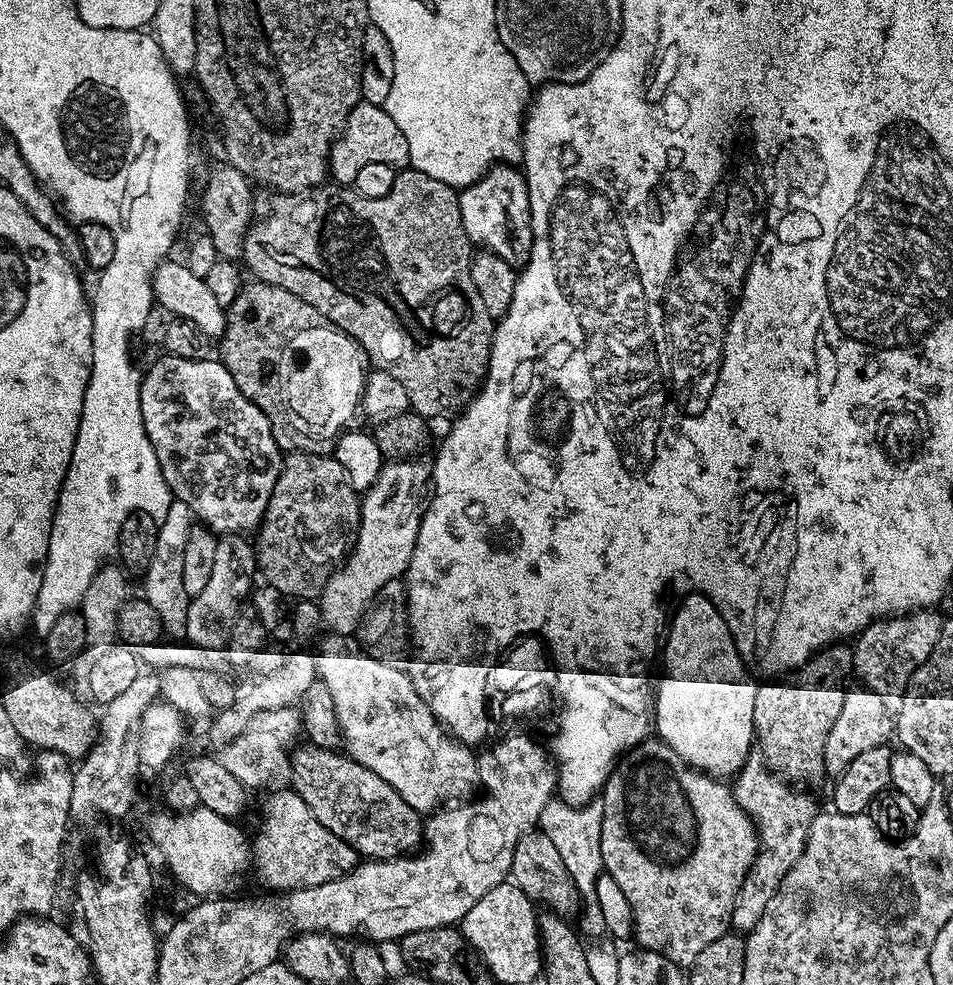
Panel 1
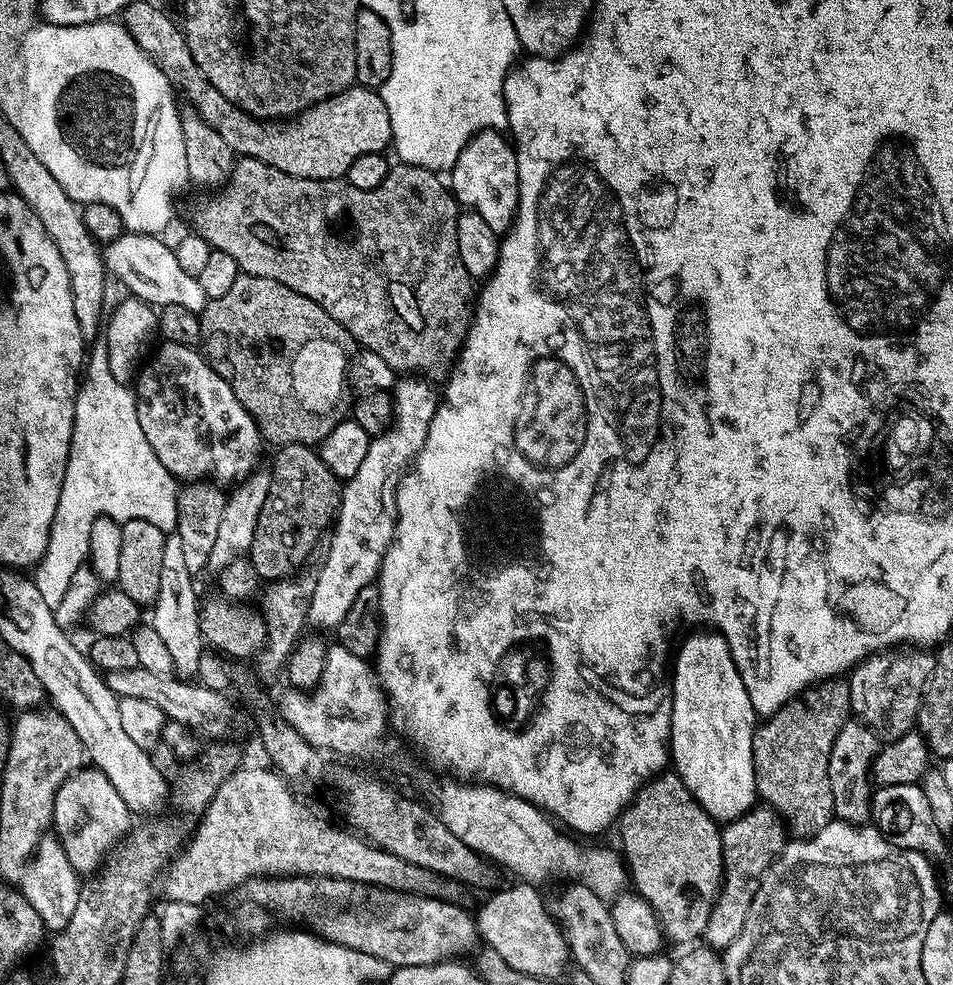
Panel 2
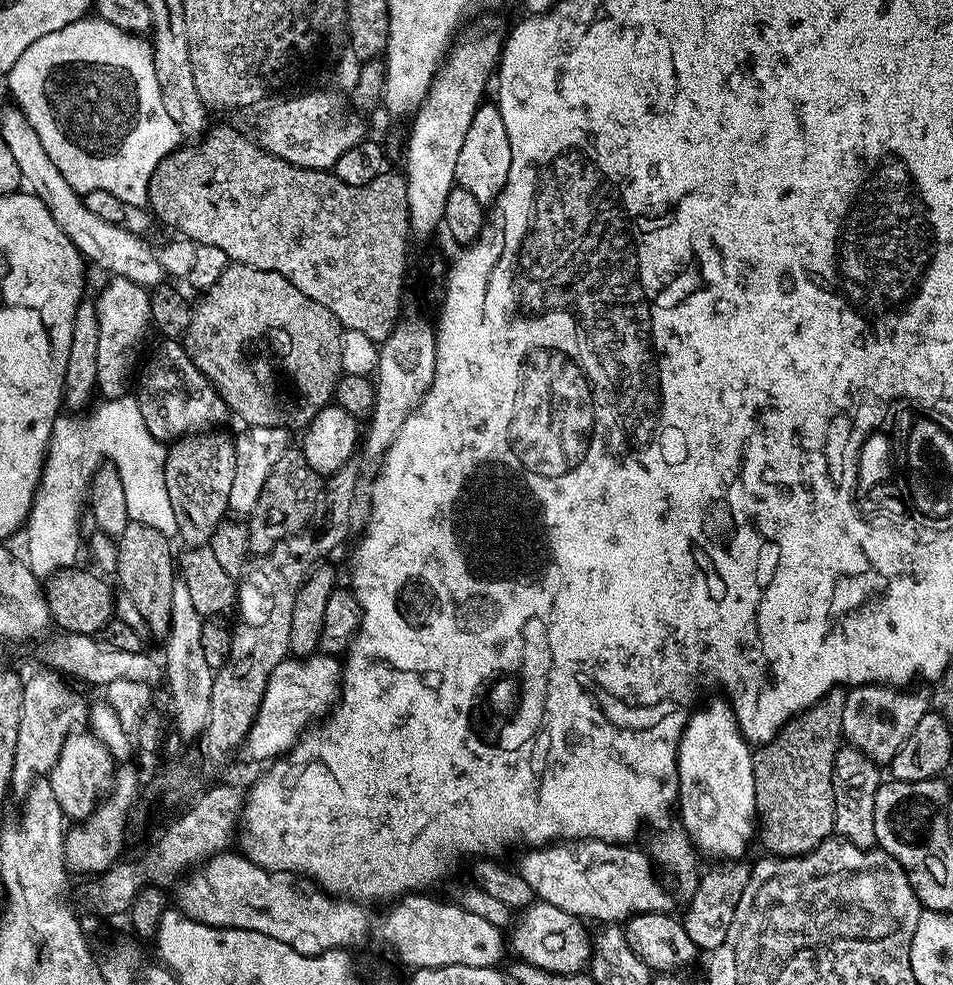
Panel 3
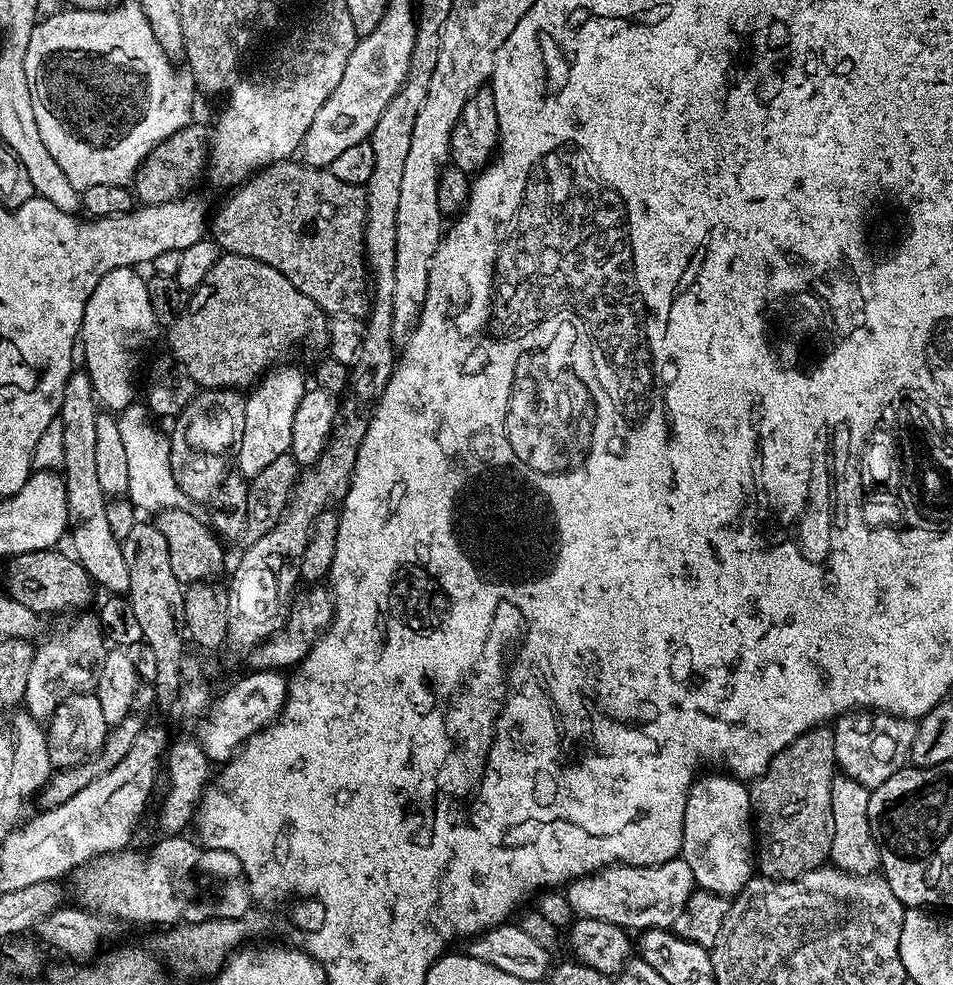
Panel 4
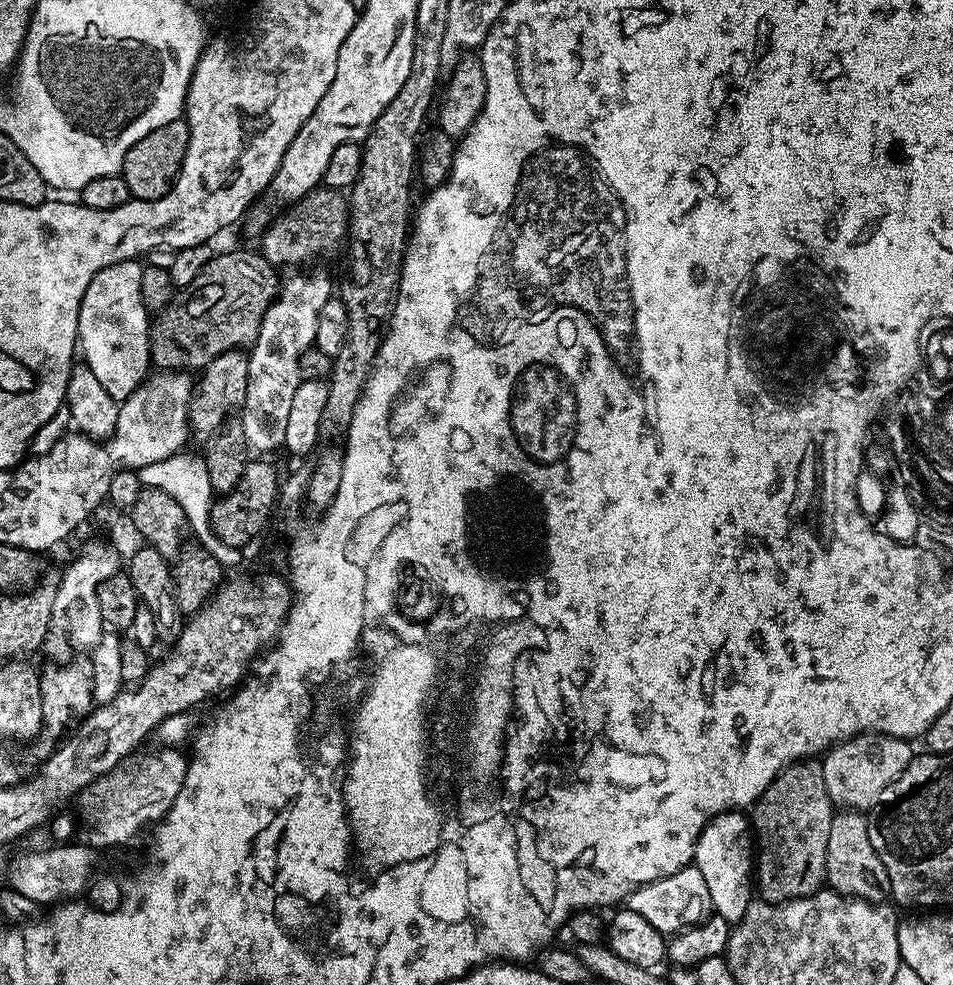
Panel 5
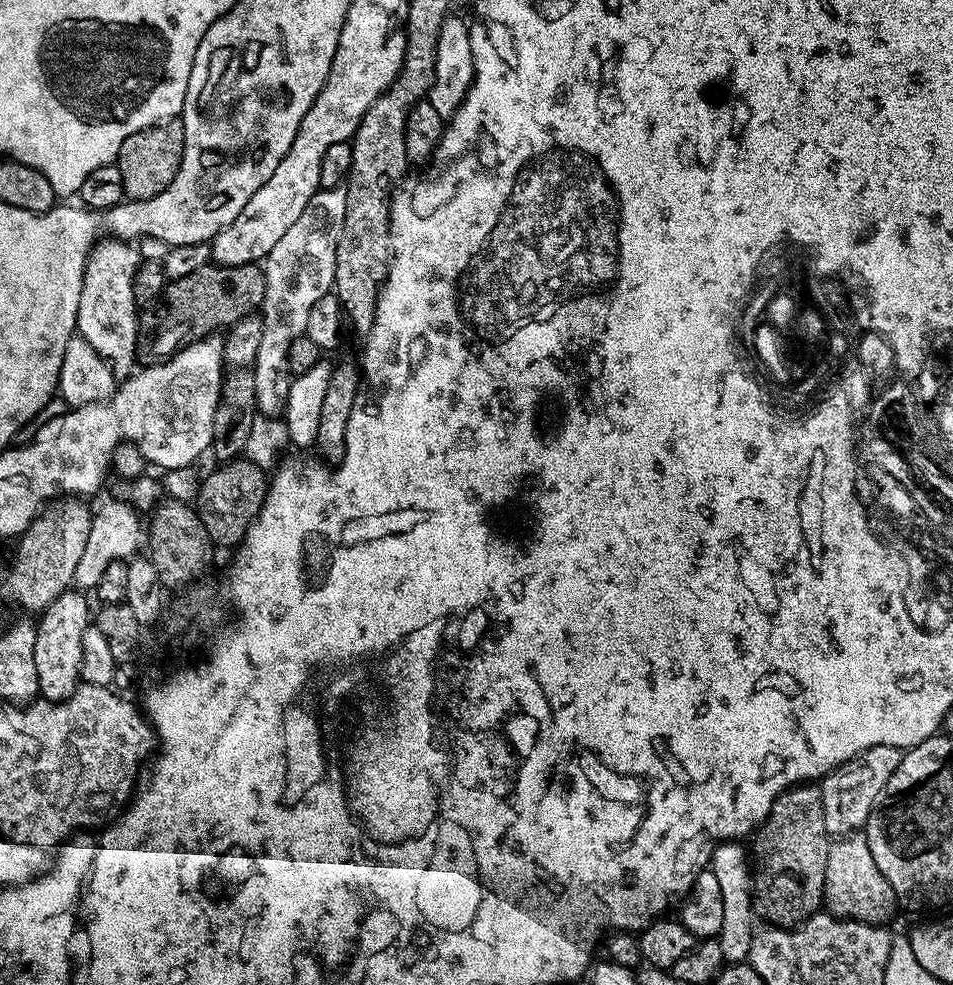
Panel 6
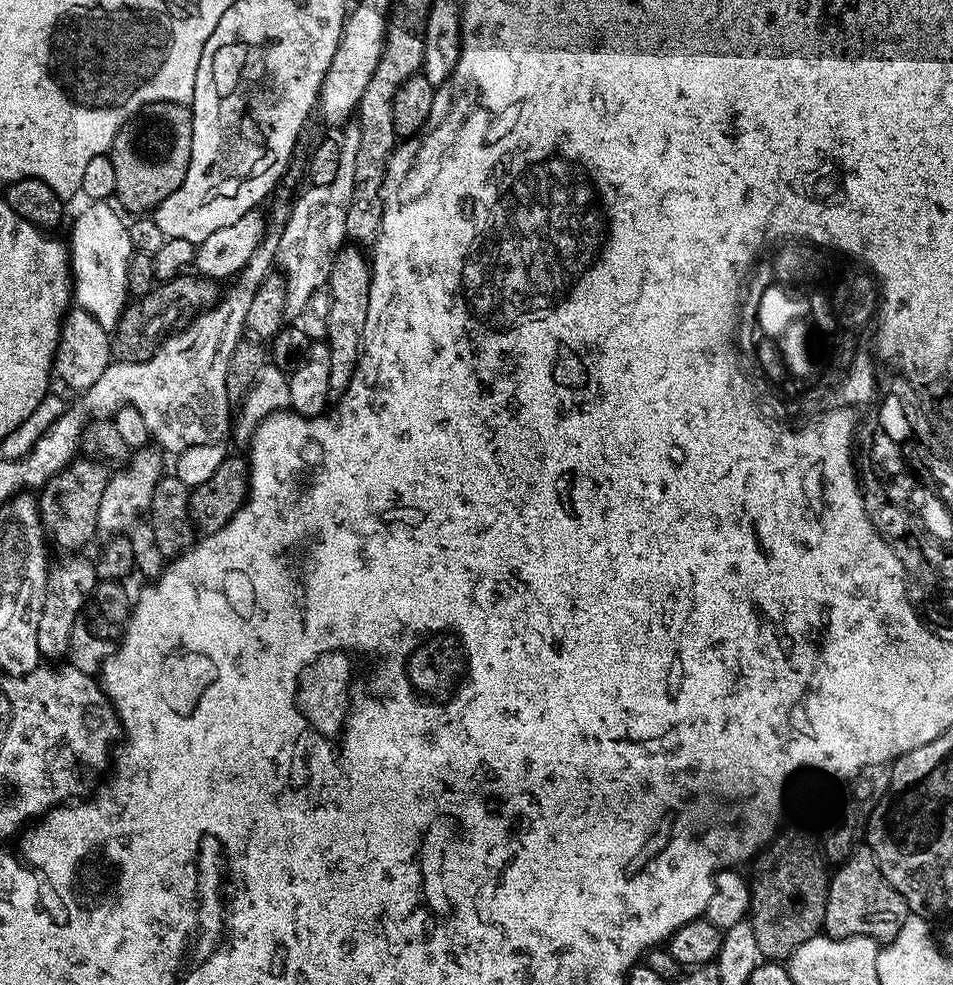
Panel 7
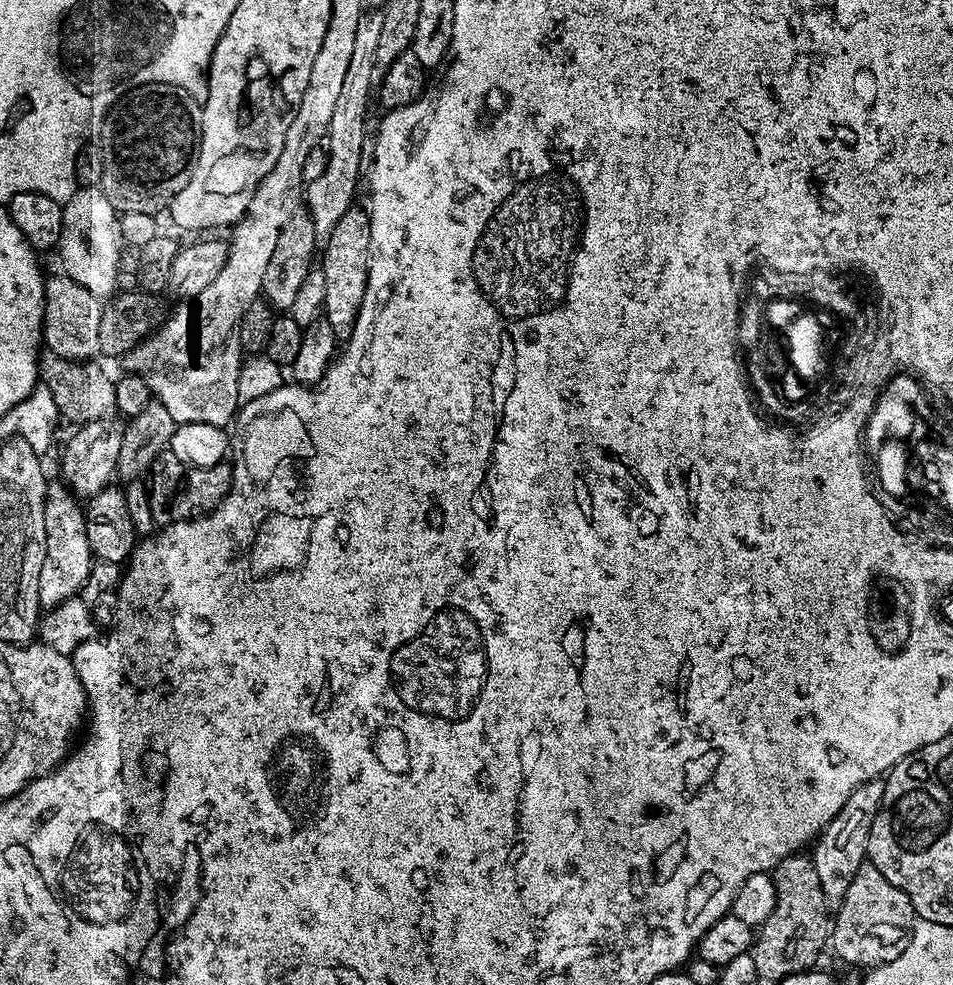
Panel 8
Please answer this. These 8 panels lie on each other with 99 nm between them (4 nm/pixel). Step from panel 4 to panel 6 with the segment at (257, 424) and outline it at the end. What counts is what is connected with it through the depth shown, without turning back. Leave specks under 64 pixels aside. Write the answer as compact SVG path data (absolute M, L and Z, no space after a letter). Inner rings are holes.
M346 187L321 188L306 202L306 210L298 217L298 222L282 234L282 239L274 245L274 250L266 254L262 262L264 269L264 302L262 305L262 343L258 346L255 364L251 365L254 374L255 393L257 394L257 409L259 415L279 417L284 411L284 403L288 397L288 391L292 385L293 375L288 371L286 354L290 354L290 344L294 338L304 335L306 321L310 315L310 309L314 302L322 298L322 294L333 291L336 279L334 278L334 266L338 254L338 238L342 238L342 222L346 222Z

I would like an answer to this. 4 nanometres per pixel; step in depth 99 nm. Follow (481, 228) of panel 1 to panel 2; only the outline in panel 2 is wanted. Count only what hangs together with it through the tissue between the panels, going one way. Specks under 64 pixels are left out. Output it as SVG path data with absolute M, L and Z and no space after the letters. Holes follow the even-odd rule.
M487 128L485 132L472 136L462 154L458 154L456 165L450 170L450 191L456 203L469 212L482 214L483 220L490 222L490 230L498 234L511 229L520 201L516 150L513 141L504 135L503 131Z

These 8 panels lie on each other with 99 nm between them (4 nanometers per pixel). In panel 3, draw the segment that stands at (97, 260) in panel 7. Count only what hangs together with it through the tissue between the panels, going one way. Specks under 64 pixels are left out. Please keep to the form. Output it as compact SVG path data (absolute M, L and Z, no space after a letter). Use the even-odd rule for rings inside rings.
M112 276L109 284L101 290L95 299L98 310L98 382L101 397L113 400L119 396L129 395L134 384L134 373L140 360L140 347L144 344L152 328L152 301L149 289L130 282L130 278Z

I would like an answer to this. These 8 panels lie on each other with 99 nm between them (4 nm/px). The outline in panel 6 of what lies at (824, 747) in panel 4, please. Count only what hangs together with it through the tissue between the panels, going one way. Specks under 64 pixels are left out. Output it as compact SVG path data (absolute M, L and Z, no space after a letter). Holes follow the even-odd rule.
M815 783L798 784L795 788L785 790L772 804L770 814L760 823L750 843L750 856L754 861L752 905L765 925L791 930L821 911L830 837L822 815L822 794Z

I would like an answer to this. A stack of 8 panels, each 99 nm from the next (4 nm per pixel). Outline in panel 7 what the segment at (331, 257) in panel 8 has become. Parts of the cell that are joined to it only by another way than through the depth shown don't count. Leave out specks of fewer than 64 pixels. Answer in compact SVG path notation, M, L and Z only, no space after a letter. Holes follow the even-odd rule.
M345 243L334 258L326 285L330 294L330 319L326 325L326 343L330 346L330 393L339 398L350 386L364 346L366 314L370 310L372 265L363 247Z

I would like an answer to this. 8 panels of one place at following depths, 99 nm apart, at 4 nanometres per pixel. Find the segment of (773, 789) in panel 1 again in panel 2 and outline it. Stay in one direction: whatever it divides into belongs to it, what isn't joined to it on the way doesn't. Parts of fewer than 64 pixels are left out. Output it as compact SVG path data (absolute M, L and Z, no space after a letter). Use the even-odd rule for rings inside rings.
M754 806L746 815L727 821L720 837L724 843L724 879L720 891L716 893L712 916L702 937L707 947L717 950L728 948L730 942L742 934L742 926L746 926L746 914L750 914L750 902L754 902L754 894L758 894L761 878L784 851L786 829L784 821L774 809Z

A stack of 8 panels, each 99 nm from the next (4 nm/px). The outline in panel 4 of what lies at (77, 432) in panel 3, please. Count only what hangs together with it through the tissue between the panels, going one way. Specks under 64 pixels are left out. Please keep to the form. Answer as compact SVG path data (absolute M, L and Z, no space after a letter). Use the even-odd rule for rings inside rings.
M134 402L128 409L126 409L126 411L119 413L116 425L118 426L118 434L122 434L122 446L126 446L126 466L130 466L130 482L128 483L127 495L130 497L132 504L134 504L137 509L142 510L142 508L145 508L146 511L152 512L151 514L156 514L161 510L179 509L181 507L179 504L182 502L185 503L186 497L184 495L184 491L182 491L182 489L174 482L174 474L170 470L170 439L167 435L165 435L165 433L163 436L163 434L160 433L159 430L151 424L151 422L153 423L153 421L150 419L150 413L147 407L145 407L143 403Z

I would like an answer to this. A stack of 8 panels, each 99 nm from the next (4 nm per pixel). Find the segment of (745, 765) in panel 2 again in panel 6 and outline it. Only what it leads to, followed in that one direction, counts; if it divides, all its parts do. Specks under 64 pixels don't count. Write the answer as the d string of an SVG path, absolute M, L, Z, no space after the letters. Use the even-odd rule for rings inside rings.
M740 842L717 843L712 850L710 870L714 878L718 878L718 890L722 894L722 930L718 939L724 959L728 964L747 961L752 940L758 931L758 917L752 905L754 868L745 845Z

